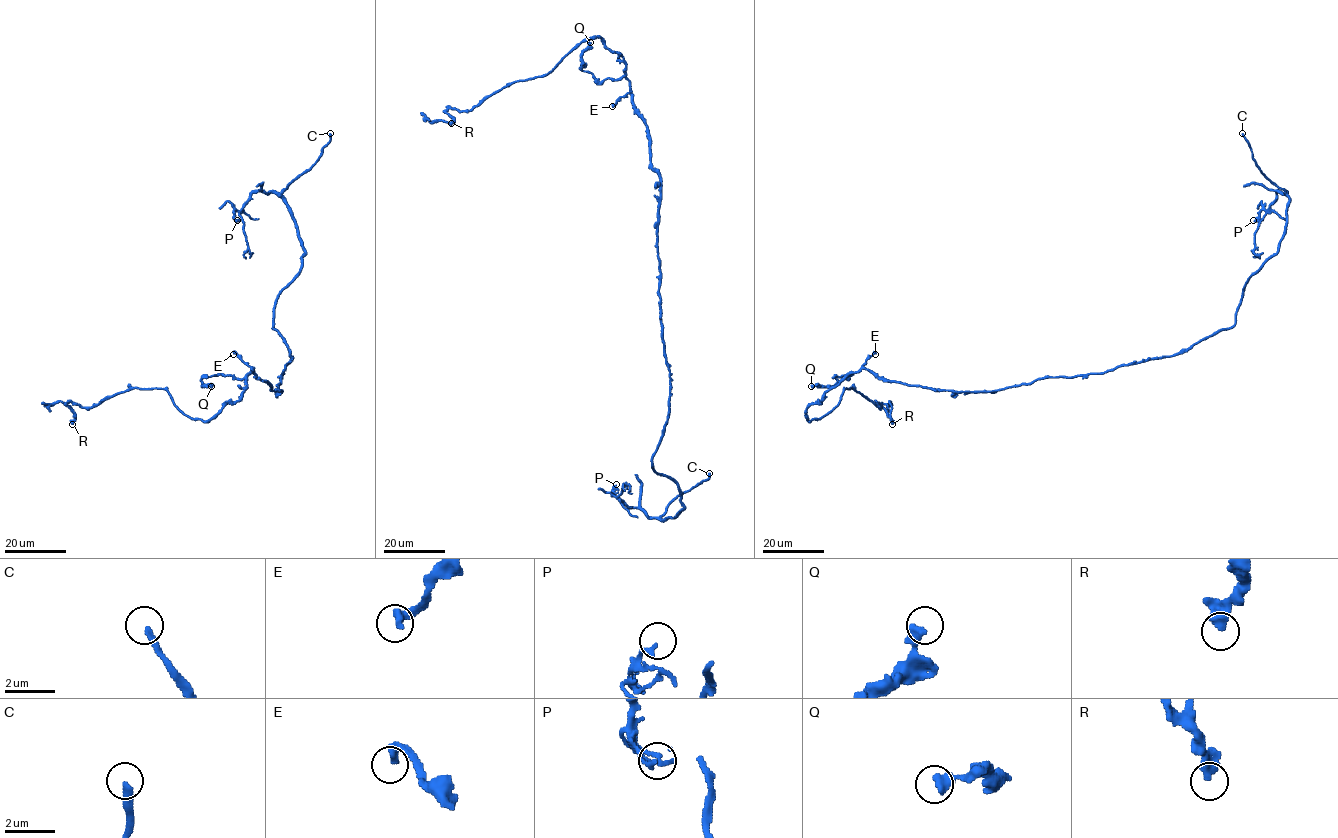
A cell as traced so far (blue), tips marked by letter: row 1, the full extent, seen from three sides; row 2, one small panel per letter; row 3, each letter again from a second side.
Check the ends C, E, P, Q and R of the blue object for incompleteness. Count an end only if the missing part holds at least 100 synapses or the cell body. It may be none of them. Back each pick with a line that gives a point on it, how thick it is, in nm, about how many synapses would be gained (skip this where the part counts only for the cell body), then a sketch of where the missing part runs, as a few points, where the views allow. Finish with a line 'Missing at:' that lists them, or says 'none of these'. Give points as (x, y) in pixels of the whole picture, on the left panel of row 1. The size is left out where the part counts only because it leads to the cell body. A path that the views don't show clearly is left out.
C: place (330, 133); calibre 240 nm; course (330, 133), (353, 104)
E: place (233, 354); calibre 380 nm; 160 synapses; course (233, 354), (200, 320), (177, 233), (168, 167), (160, 140), (144, 122), (207, 115), (180, 104)
Missing at: C, E

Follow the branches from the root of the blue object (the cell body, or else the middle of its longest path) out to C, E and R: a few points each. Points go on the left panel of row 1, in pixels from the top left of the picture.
C: (278, 385), (291, 357), (272, 328), (274, 305), (298, 273), (304, 254), (282, 193), (315, 162), (330, 133)
E: (278, 385), (281, 391), (272, 390), (267, 381), (259, 379), (254, 370), (233, 354)
R: (278, 385), (252, 368), (241, 398), (205, 421), (163, 388), (132, 388), (92, 407), (70, 401), (72, 424)

